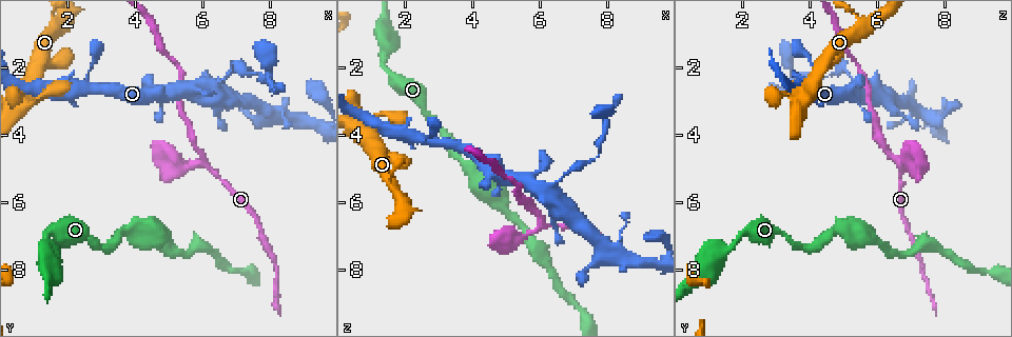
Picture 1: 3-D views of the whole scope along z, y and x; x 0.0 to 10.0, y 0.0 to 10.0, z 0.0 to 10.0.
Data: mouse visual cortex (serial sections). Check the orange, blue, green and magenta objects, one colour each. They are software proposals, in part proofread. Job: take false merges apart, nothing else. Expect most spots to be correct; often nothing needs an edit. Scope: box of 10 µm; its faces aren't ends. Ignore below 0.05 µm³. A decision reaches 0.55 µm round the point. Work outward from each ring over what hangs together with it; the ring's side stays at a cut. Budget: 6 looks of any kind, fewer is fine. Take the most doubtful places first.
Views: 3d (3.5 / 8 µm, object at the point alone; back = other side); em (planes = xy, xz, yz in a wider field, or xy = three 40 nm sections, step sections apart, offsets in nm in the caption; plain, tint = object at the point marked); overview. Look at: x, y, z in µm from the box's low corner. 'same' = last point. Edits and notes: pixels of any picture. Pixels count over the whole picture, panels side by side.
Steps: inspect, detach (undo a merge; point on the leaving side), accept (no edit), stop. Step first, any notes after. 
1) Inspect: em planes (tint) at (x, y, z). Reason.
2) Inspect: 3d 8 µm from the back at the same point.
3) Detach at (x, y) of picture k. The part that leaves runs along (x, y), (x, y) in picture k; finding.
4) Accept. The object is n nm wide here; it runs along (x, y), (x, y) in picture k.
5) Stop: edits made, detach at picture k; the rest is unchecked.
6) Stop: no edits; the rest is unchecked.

Inspect: 3d 3.5 µm at (6.10, 4.85, 6.60). Thick turns thin.

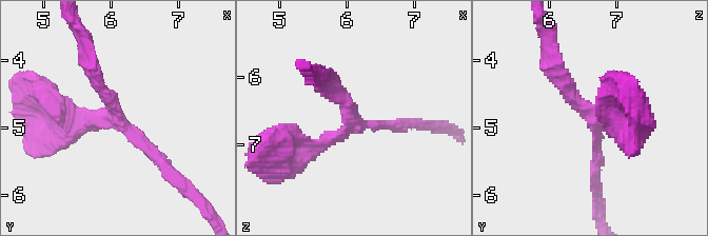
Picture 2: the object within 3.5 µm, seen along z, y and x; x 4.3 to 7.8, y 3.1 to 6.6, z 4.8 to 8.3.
Inspect: em xy step 3 (tint) at (6.10, 4.85, 6.65). 3 arms meet here; the arms are 150, 150, 250 nm wide.

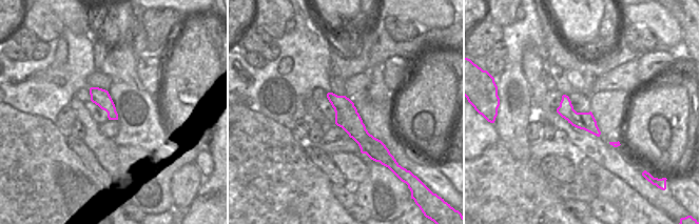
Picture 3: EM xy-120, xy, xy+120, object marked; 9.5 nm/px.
Accept. It runs along (171, 171), (113, 116), (60, 129) in picture 2; continuous, no second cell.

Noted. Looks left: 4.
Inspect: 3d 3.5 µm at (6.75, 2.25, 5.25). Narrows sharply.

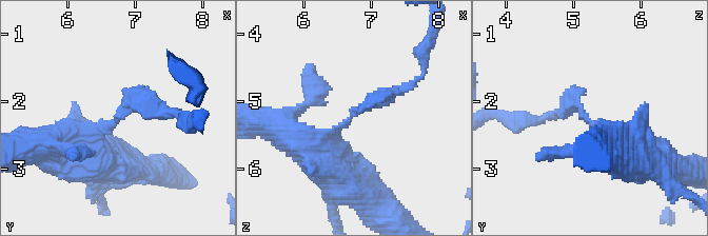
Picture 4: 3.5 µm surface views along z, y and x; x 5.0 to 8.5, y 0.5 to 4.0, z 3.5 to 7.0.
Inspect: em xy step 3 (plain) at (6.70, 2.25, 5.30). The arms are 200, 400 nm wide.

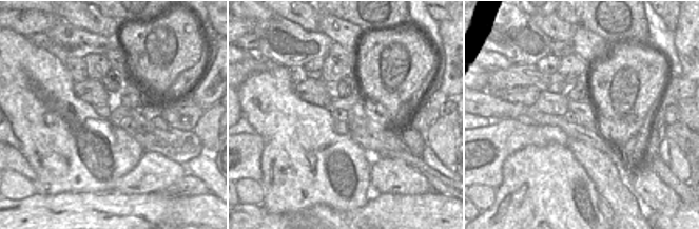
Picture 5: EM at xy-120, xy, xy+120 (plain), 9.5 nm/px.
Inspect: em xy step 3 (tint) at the same point.

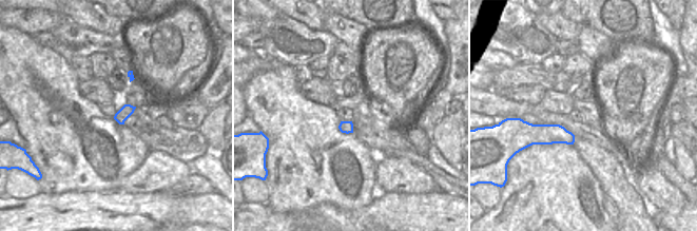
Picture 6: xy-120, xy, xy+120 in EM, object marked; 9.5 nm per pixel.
Accept. The object is 120 nm wide here; it runs along (295, 142), (317, 140), (405, 89) in picture 4; all the same cell.

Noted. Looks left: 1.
Stop: no edits; the rest is unchecked.

